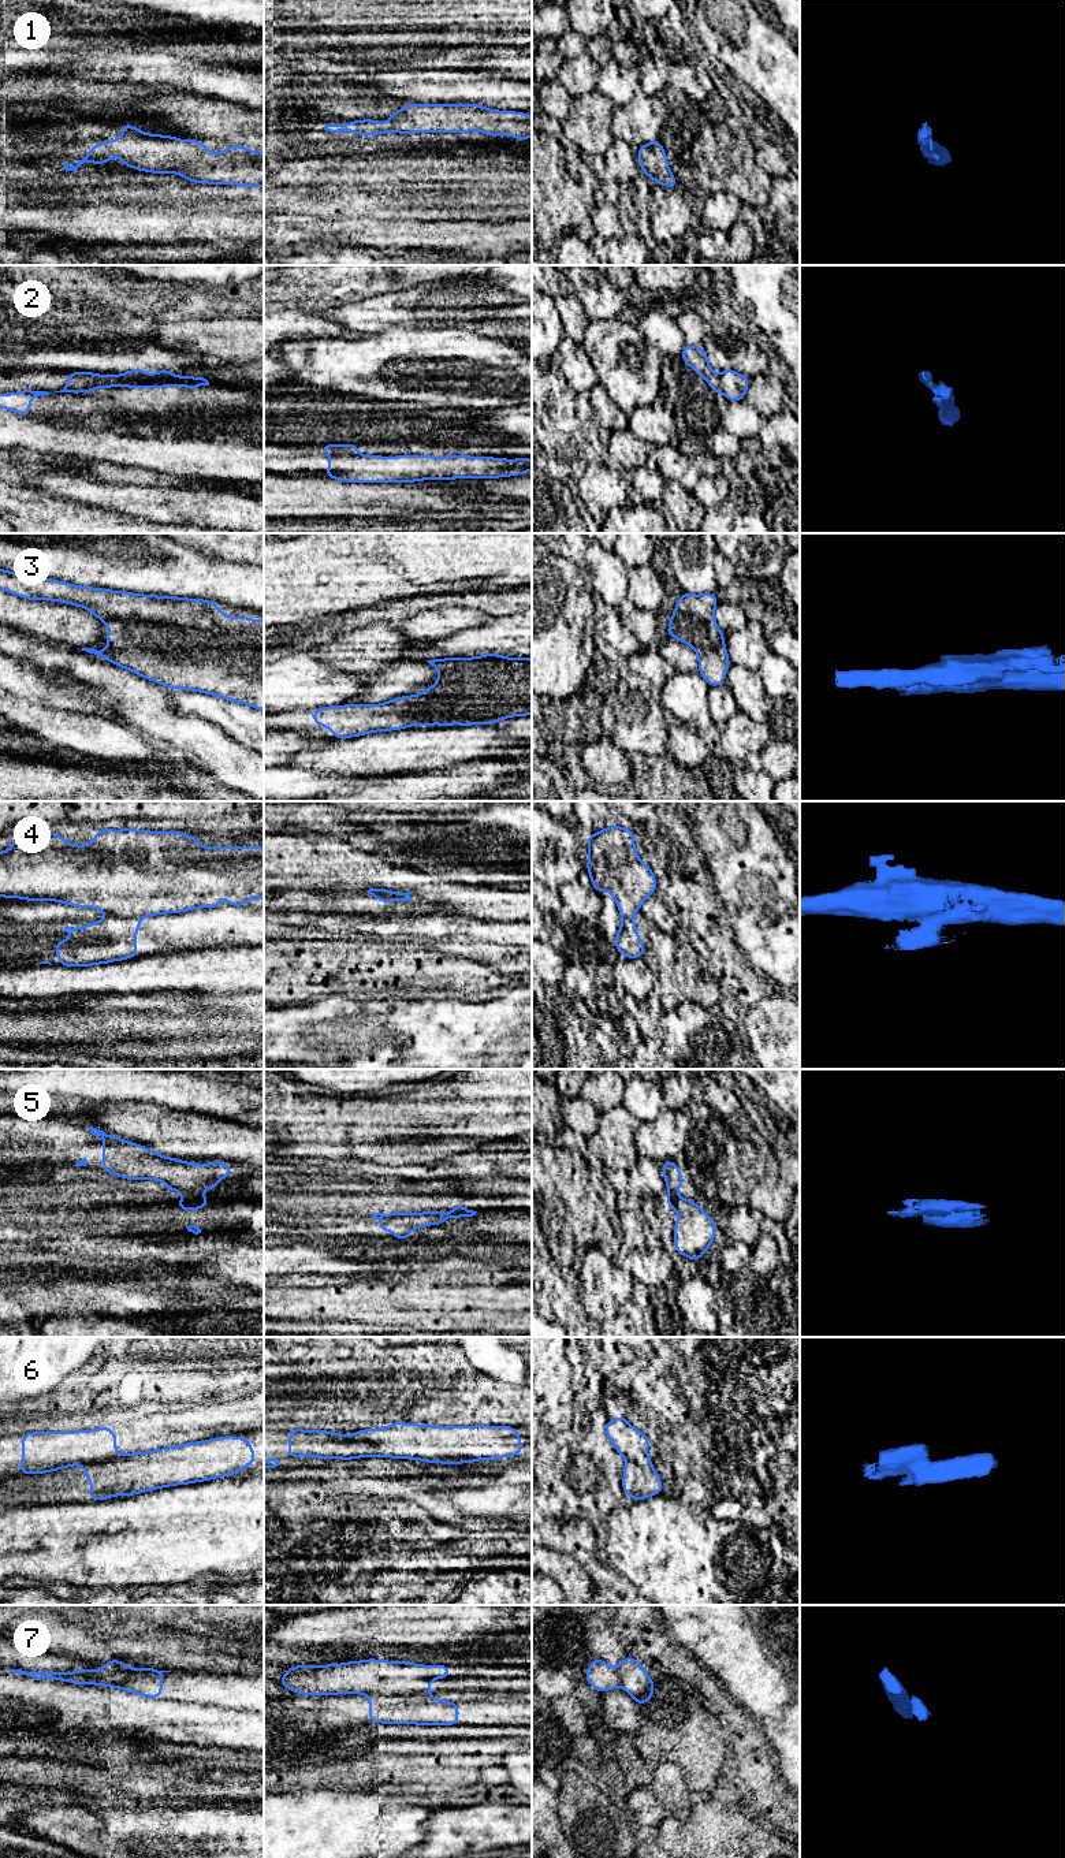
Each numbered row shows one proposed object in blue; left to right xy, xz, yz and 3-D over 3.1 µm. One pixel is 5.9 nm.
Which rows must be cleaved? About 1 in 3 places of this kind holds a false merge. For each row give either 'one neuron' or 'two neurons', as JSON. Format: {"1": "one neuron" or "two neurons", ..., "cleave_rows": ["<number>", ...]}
{"1": "one neuron", "2": "two neurons", "3": "two neurons", "4": "two neurons", "5": "two neurons", "6": "two neurons", "7": "two neurons", "cleave_rows": ["2", "3", "4", "5", "6", "7"]}

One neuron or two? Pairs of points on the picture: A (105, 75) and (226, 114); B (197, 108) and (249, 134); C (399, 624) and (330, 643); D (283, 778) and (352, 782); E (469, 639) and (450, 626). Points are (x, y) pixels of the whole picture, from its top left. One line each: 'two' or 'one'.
A: two
B: one
C: two
D: one
E: two

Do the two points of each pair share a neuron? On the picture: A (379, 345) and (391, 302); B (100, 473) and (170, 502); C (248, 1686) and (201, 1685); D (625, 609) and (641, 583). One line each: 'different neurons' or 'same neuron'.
A: different neurons
B: different neurons
C: same neuron
D: different neurons

